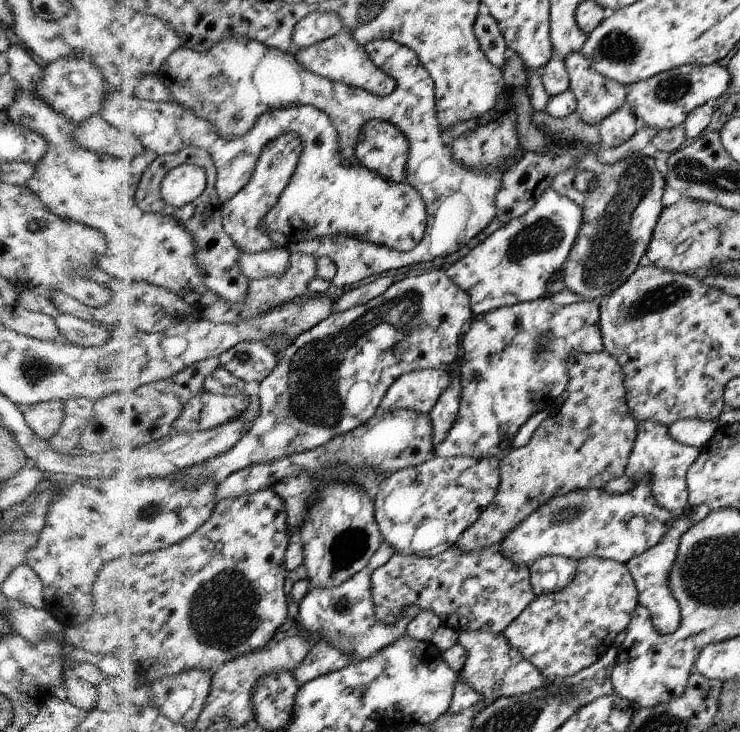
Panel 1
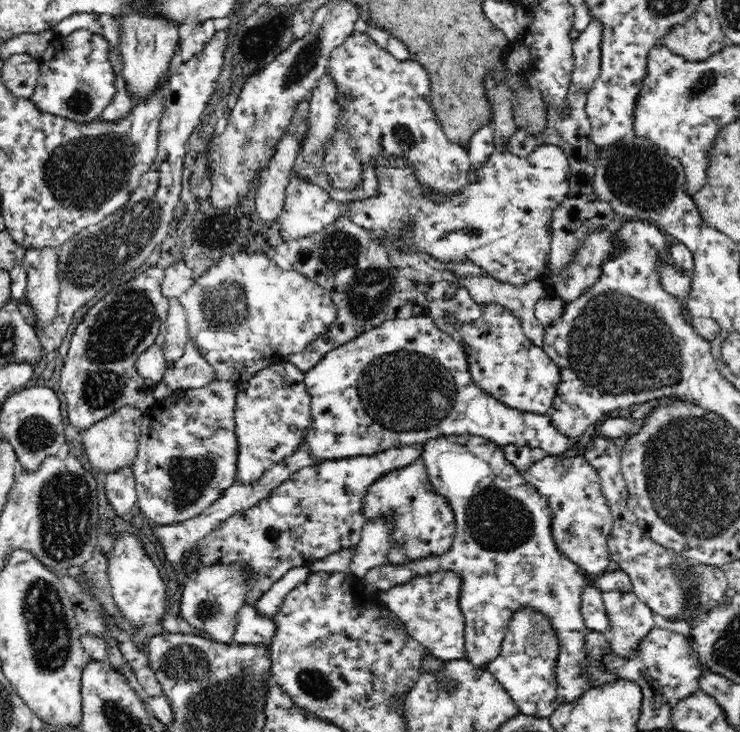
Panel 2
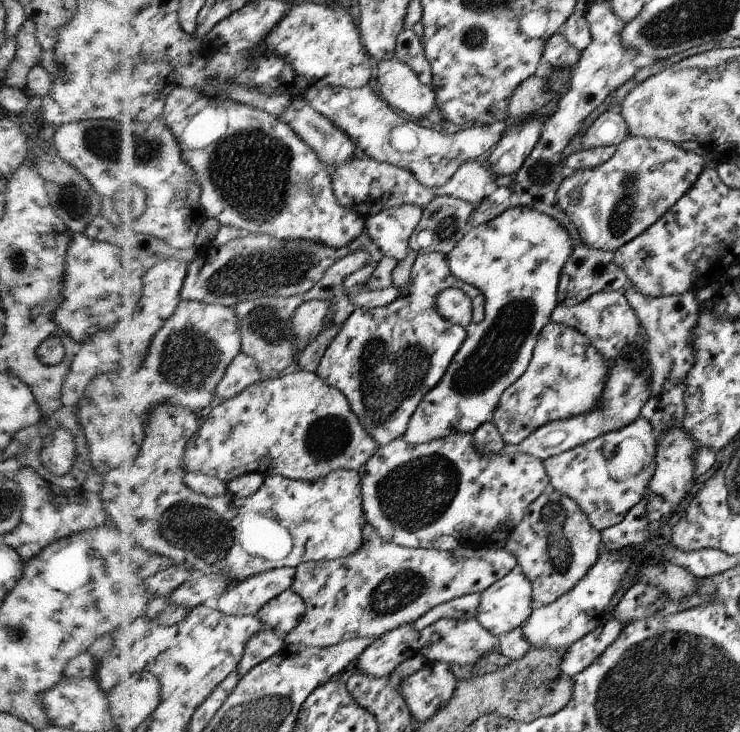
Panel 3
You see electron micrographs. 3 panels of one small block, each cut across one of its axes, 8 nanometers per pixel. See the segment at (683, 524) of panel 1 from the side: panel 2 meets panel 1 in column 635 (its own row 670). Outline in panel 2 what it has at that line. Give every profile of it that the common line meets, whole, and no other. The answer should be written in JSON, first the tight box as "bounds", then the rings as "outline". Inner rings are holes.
{"bounds":[364,436,592,704],"outline":[[[446,436],[431,438],[423,444],[420,454],[425,465],[429,484],[433,493],[444,496],[455,518],[455,535],[451,548],[442,556],[426,556],[422,560],[404,560],[402,564],[380,564],[370,568],[364,578],[376,591],[388,591],[389,588],[406,584],[414,577],[426,573],[446,572],[448,569],[461,575],[461,590],[458,601],[461,604],[462,617],[465,618],[465,658],[475,667],[485,669],[490,660],[494,660],[501,650],[502,642],[508,633],[510,622],[519,609],[533,608],[550,618],[557,630],[561,654],[557,656],[557,699],[561,704],[576,702],[578,698],[592,688],[590,675],[584,671],[586,654],[586,636],[590,629],[586,627],[581,614],[582,590],[590,583],[580,568],[559,550],[551,534],[551,510],[544,495],[525,480],[518,469],[504,458],[498,445],[479,436]]]}

